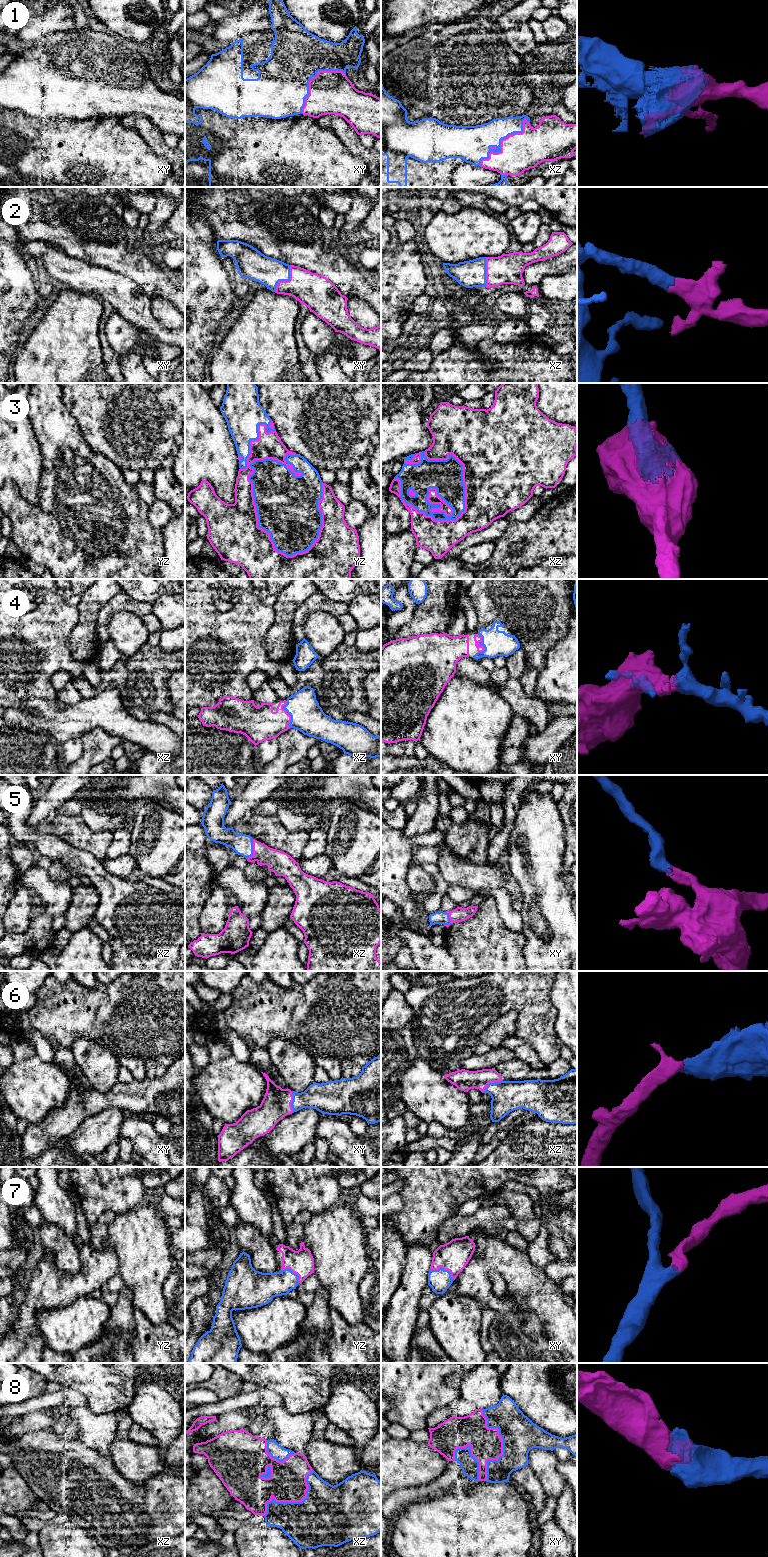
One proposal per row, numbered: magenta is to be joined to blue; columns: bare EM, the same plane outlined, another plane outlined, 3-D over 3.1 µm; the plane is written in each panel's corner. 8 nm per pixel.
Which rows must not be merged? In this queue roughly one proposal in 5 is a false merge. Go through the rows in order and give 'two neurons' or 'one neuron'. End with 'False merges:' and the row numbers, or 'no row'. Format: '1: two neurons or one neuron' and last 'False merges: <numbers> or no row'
1: one neuron
2: one neuron
3: one neuron
4: one neuron
5: one neuron
6: one neuron
7: one neuron
8: one neuron
False merges: no row

